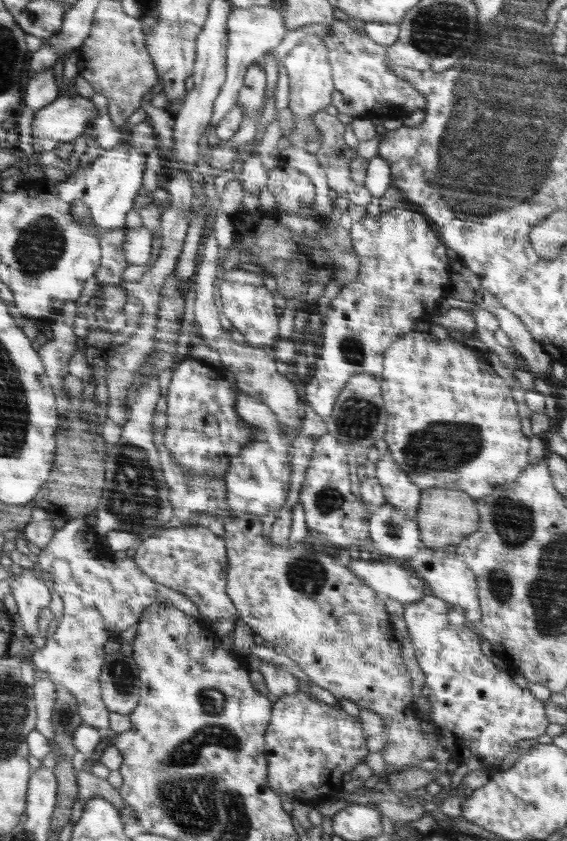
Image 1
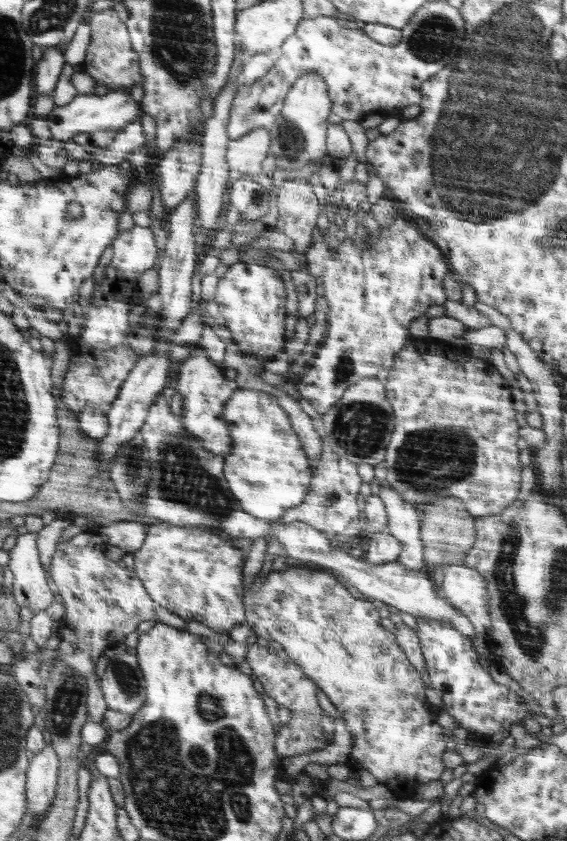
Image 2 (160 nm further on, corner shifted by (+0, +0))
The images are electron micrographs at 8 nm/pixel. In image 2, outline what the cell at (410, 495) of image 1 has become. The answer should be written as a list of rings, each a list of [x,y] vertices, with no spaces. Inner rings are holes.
[[[386,482],[376,488],[376,494],[385,505],[389,533],[402,545],[397,561],[406,571],[427,571],[416,506],[402,499]]]

